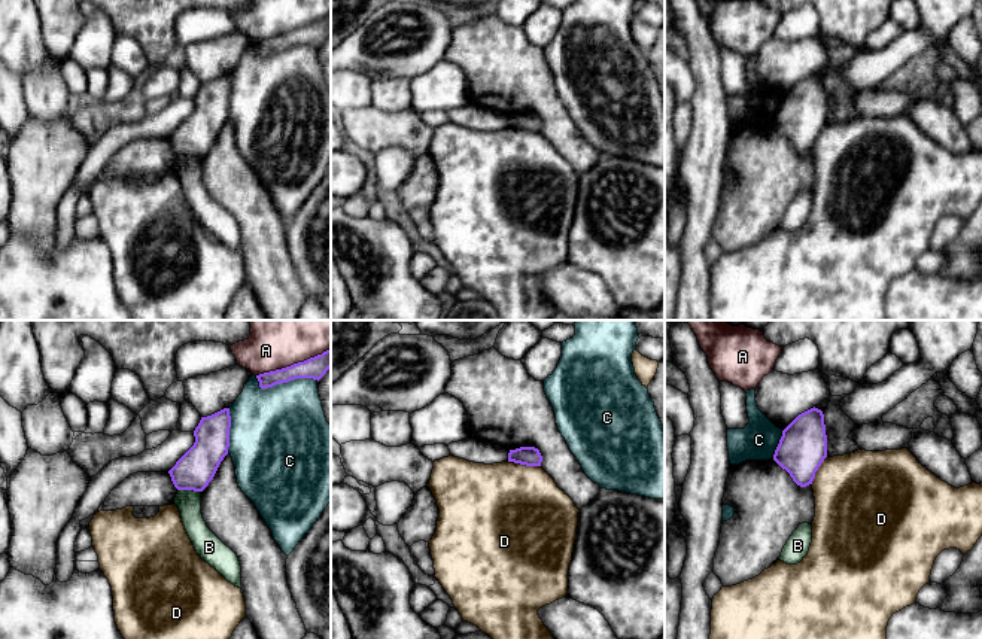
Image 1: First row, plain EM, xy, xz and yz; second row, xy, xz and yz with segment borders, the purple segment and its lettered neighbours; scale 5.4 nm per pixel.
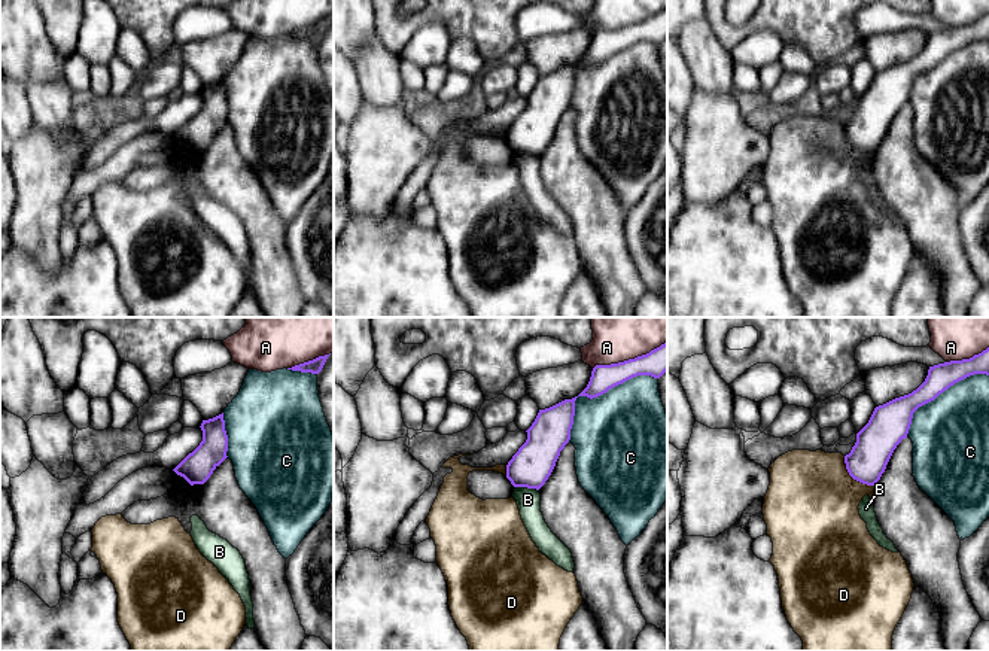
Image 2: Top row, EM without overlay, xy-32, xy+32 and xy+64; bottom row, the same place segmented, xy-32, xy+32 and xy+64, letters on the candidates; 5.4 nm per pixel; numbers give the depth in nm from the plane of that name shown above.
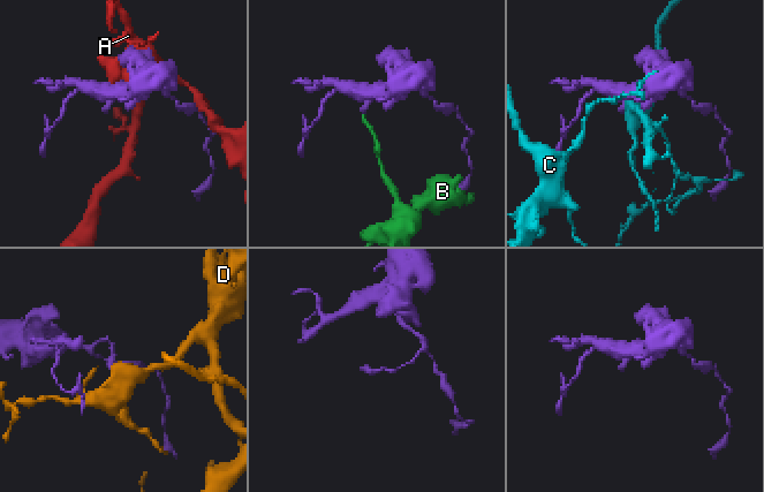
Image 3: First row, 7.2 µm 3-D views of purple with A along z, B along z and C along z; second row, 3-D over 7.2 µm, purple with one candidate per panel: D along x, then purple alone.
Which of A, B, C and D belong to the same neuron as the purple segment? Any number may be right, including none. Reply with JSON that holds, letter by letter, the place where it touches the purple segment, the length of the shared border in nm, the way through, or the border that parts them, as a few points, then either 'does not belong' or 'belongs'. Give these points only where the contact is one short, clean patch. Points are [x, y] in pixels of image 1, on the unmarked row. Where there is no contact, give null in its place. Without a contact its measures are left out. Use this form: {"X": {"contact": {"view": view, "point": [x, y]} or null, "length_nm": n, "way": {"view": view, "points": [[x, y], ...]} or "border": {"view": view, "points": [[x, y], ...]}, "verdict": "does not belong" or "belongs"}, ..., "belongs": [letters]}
{"A": {"contact": {"view": "xy", "point": [294, 30]}, "length_nm": 420, "verdict": "does not belong"}, "B": {"contact": {"view": "xy", "point": [189, 155]}, "length_nm": 120, "verdict": "does not belong"}, "C": {"contact": {"view": "xy", "point": [283, 48]}, "length_nm": 340, "verdict": "does not belong"}, "D": {"contact": {"view": "xz", "point": [525, 130]}, "length_nm": 180, "border": {"view": "xz", "points": [[508, 127], [540, 133]]}, "verdict": "does not belong"}, "belongs": []}

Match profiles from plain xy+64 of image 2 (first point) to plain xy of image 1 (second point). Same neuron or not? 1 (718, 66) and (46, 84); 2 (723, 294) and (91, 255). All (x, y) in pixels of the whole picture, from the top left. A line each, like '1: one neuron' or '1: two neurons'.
1: one neuron
2: one neuron

